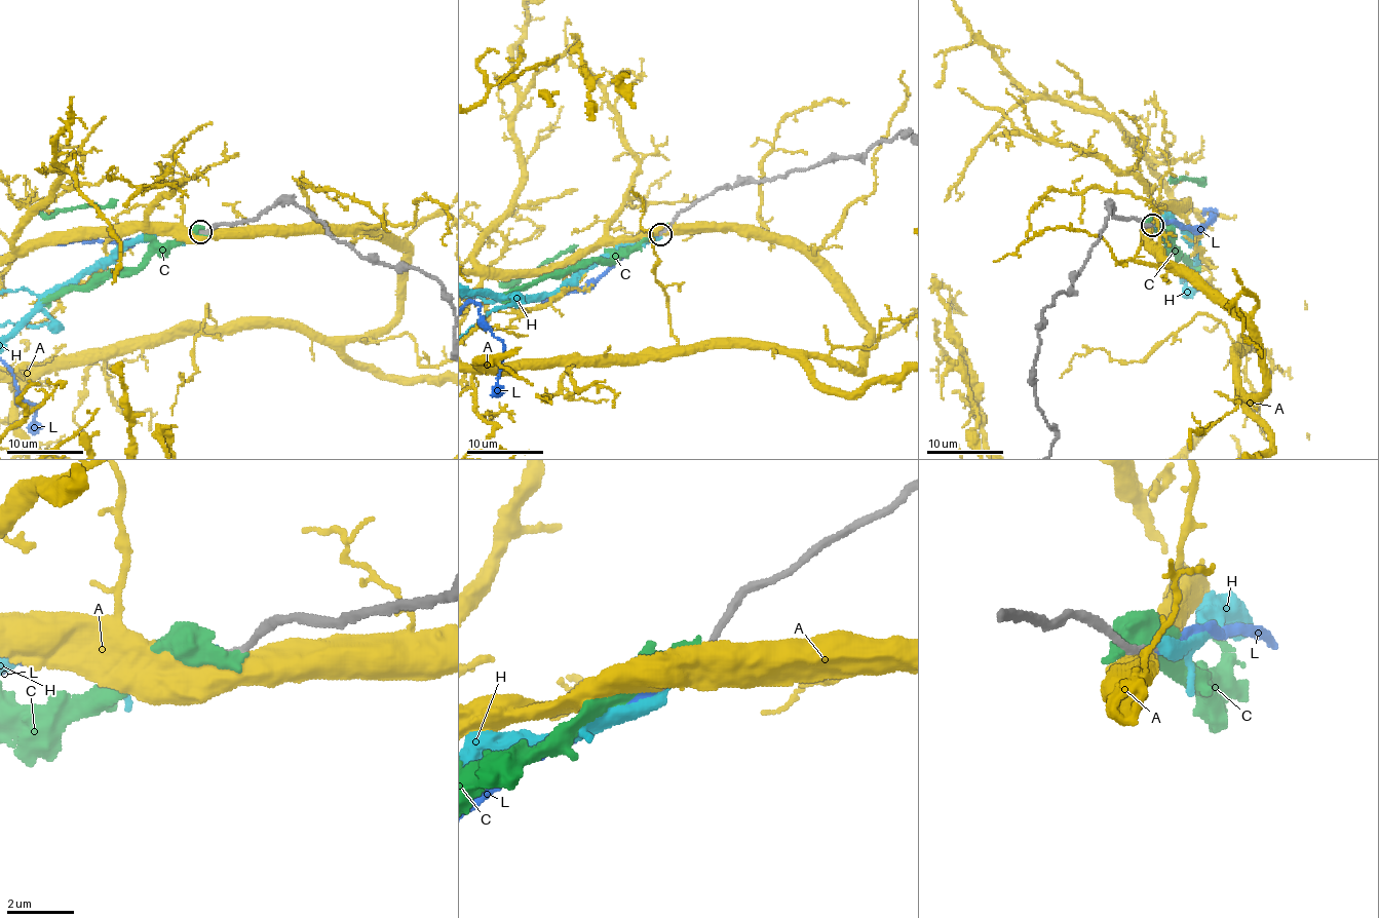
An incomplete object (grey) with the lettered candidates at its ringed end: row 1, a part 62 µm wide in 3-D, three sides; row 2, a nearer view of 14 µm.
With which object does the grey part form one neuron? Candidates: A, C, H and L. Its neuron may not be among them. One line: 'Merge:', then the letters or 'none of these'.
Merge: L

